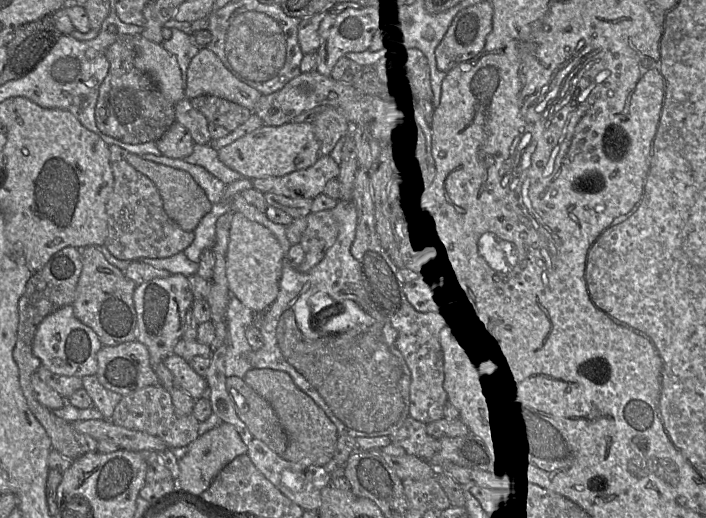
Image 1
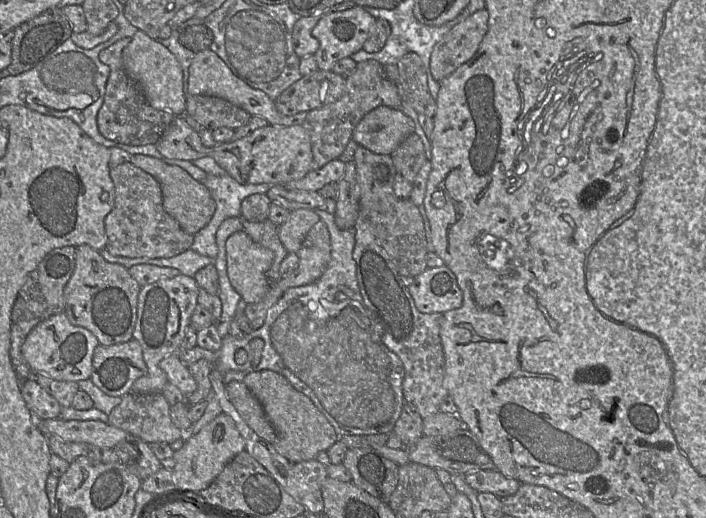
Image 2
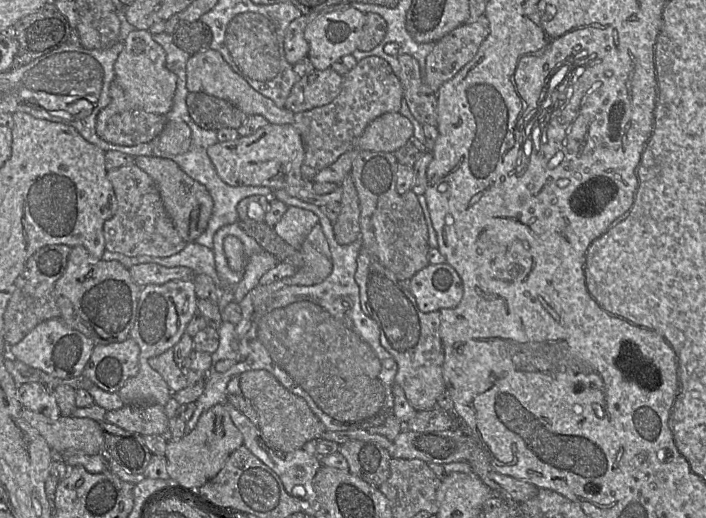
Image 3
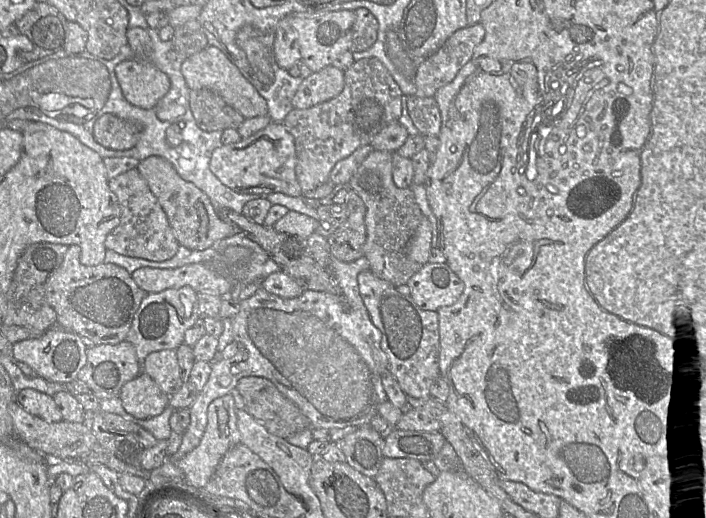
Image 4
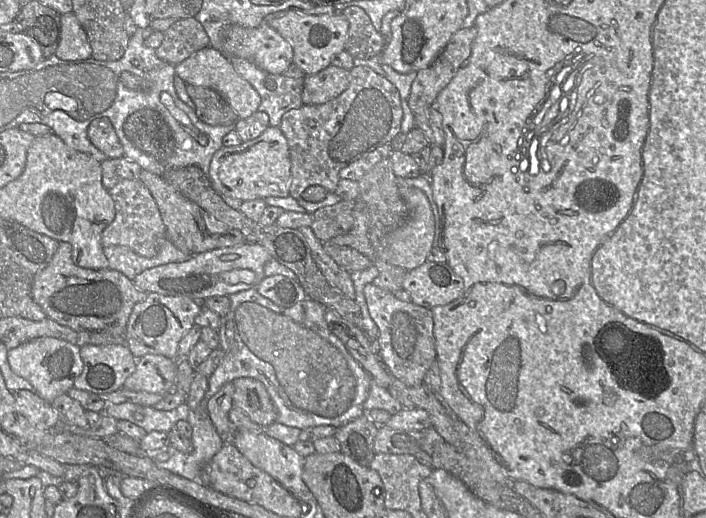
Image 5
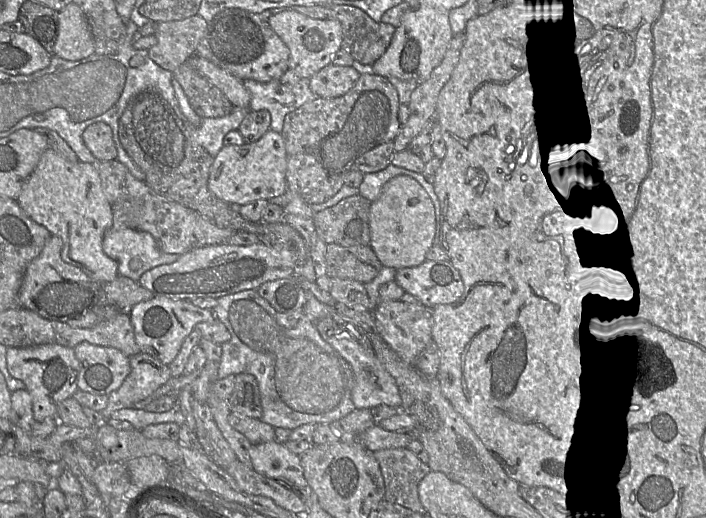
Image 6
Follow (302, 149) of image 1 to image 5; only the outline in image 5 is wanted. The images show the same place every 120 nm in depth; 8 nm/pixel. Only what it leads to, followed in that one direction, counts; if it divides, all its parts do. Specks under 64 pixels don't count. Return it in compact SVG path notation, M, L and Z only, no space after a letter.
M268 126L257 138L242 142L238 146L223 146L217 150L211 160L208 177L214 190L220 195L242 201L265 199L270 196L287 197L290 191L291 163L287 139L278 126Z

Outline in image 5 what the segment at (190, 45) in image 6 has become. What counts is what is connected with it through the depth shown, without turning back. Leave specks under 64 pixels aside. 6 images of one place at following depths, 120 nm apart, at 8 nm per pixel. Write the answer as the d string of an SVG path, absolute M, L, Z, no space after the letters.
M195 17L177 20L163 33L164 40L156 48L156 55L172 65L178 65L195 52L210 46L204 27Z

